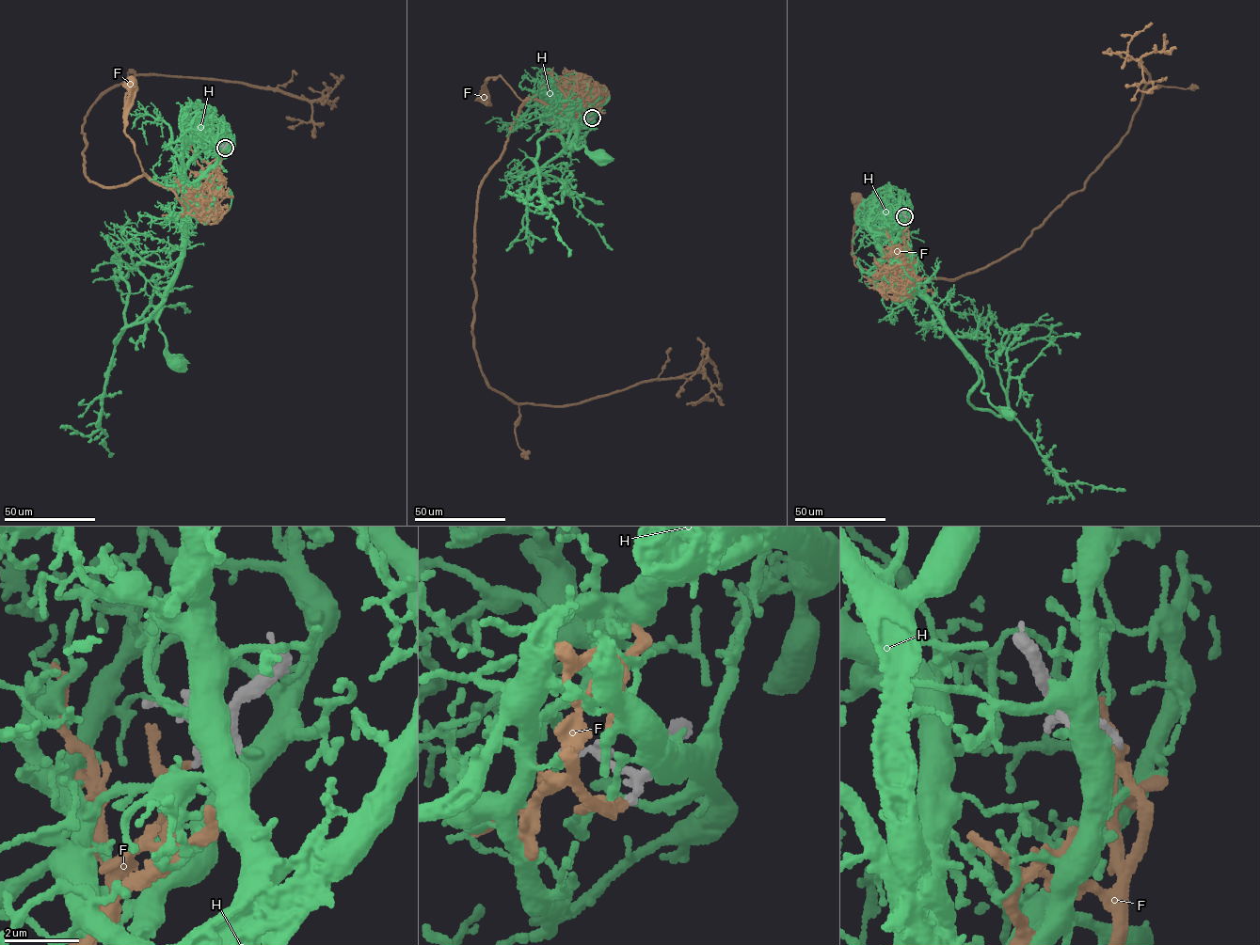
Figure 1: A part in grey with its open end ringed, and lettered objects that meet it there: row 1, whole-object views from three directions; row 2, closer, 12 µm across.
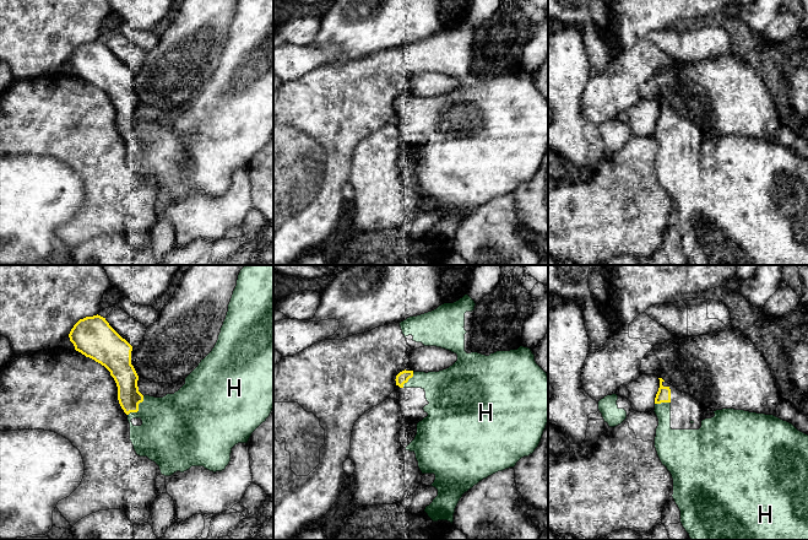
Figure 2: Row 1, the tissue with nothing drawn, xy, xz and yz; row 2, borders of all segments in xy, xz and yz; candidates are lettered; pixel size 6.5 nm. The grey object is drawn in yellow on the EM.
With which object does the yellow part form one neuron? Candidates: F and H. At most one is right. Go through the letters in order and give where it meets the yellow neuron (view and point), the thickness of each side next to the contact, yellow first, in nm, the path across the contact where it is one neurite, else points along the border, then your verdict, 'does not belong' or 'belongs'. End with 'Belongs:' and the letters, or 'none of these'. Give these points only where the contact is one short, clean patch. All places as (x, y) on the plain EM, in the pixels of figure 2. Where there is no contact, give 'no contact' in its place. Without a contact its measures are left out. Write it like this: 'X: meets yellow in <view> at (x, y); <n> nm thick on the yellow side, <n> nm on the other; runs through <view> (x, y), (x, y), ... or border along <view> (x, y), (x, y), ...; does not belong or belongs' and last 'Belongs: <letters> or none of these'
F: no contact; does not belong
H: meets yellow in xy at (137, 134); 150 nm thick on the yellow side, 380 nm on the other; belongs
Belongs: H

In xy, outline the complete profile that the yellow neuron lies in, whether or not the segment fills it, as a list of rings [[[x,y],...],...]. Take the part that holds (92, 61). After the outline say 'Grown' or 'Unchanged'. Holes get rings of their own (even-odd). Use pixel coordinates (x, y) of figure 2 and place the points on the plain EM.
[[[238,0],[237,11],[228,29],[228,37],[215,72],[185,103],[185,109],[178,117],[174,119],[167,119],[163,123],[154,123],[150,120],[143,122],[139,117],[139,101],[131,90],[132,71],[109,50],[105,43],[97,39],[80,44],[71,54],[69,63],[76,76],[101,88],[110,97],[110,101],[114,103],[118,112],[119,129],[126,139],[130,148],[130,166],[136,179],[140,182],[147,182],[150,185],[154,187],[159,191],[161,199],[164,201],[170,201],[177,196],[184,198],[191,191],[204,191],[213,198],[224,195],[231,187],[232,173],[238,168],[248,168],[251,158],[266,146],[273,135],[273,0]]]. Grown

